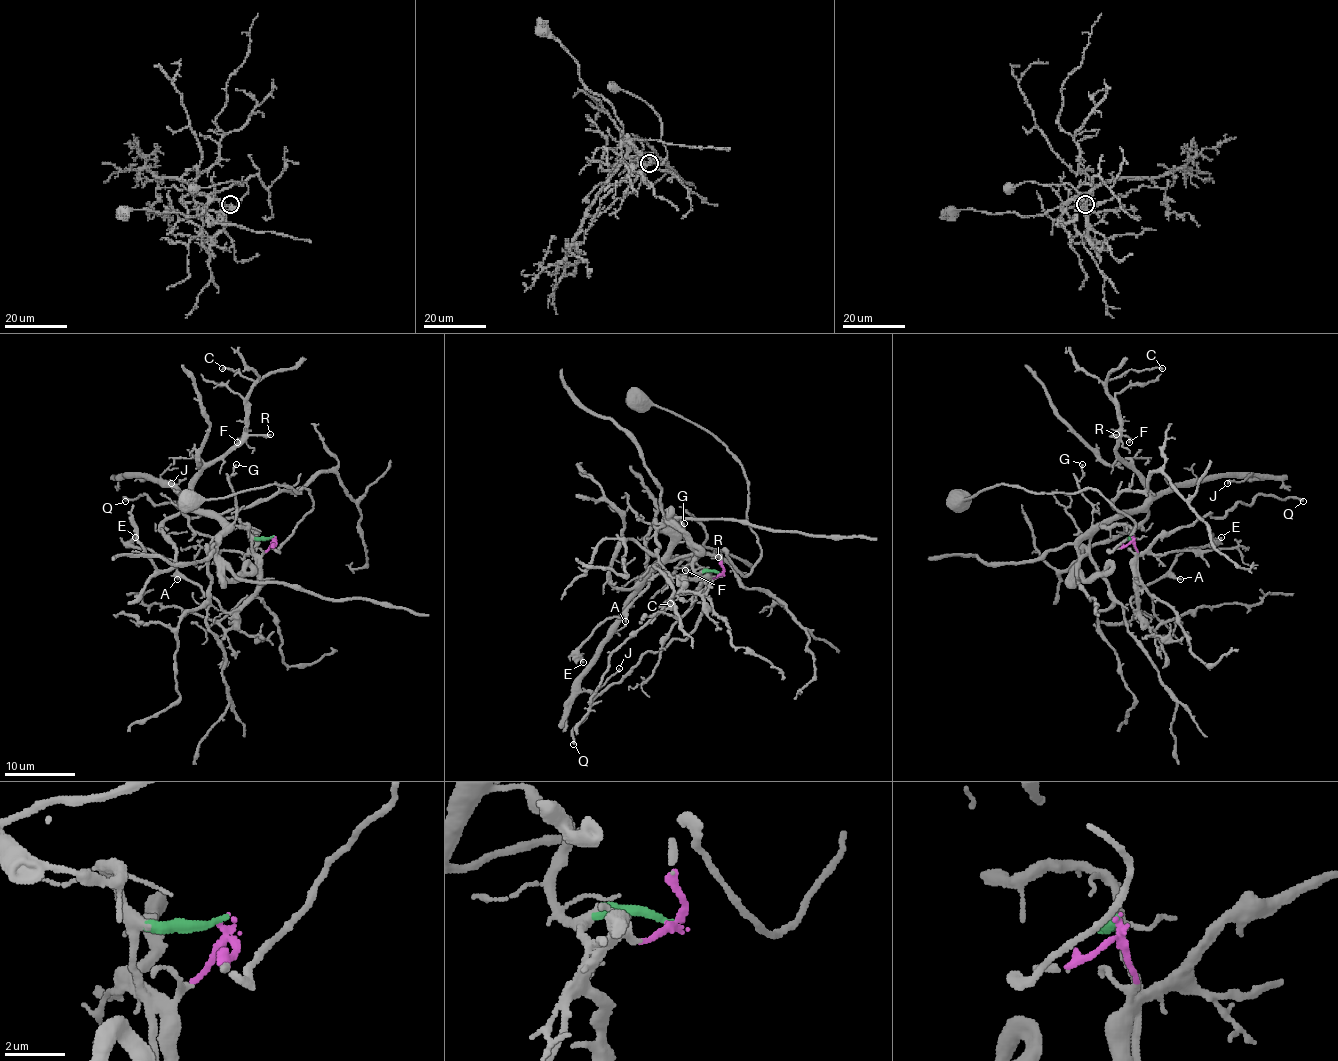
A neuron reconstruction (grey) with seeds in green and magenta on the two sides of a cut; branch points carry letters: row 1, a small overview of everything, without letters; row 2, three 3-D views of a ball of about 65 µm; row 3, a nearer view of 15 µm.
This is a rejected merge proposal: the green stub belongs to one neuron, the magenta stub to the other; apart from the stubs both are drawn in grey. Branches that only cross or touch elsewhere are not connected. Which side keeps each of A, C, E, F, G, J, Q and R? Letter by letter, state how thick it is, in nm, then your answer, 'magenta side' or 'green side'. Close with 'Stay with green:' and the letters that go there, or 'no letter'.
A: calibre 180 nm; magenta side
C: calibre 140 nm; green side
E: calibre 150 nm; magenta side
F: calibre 140 nm; green side
G: calibre 120 nm; green side
J: calibre 170 nm; green side
Q: calibre 200 nm; magenta side
R: calibre 160 nm; green side
Stay with green: C, F, G, J, R

